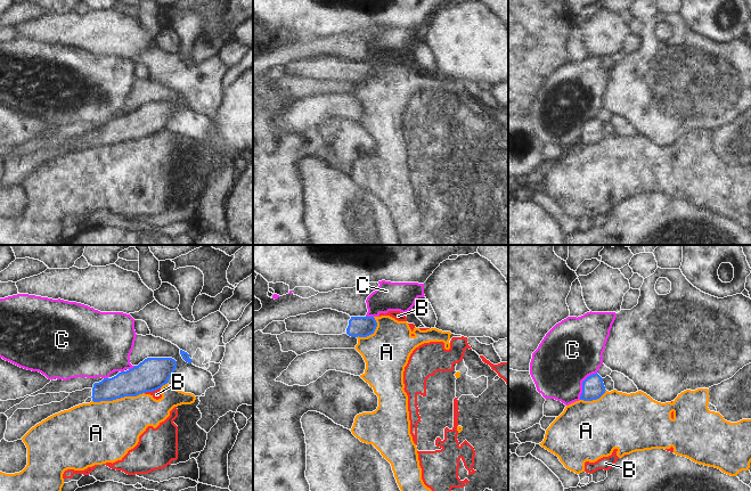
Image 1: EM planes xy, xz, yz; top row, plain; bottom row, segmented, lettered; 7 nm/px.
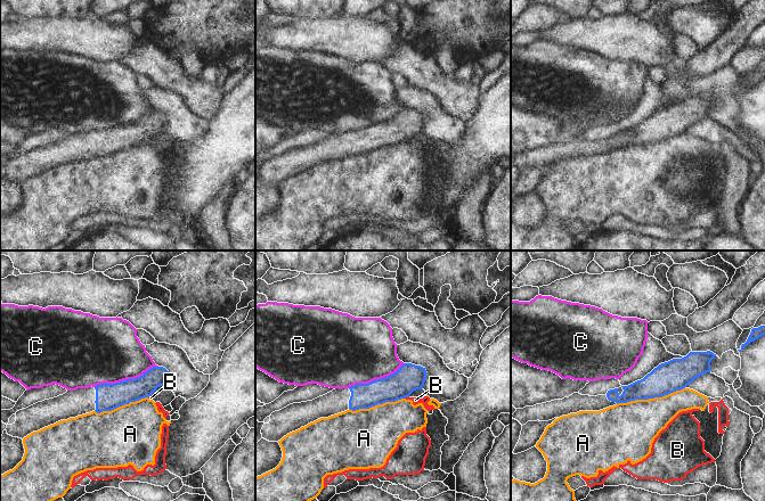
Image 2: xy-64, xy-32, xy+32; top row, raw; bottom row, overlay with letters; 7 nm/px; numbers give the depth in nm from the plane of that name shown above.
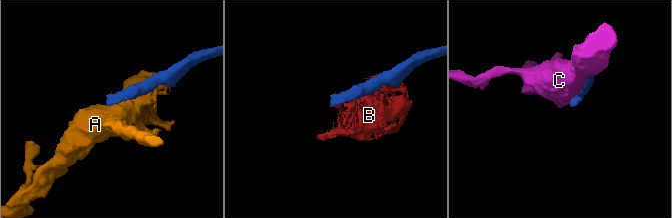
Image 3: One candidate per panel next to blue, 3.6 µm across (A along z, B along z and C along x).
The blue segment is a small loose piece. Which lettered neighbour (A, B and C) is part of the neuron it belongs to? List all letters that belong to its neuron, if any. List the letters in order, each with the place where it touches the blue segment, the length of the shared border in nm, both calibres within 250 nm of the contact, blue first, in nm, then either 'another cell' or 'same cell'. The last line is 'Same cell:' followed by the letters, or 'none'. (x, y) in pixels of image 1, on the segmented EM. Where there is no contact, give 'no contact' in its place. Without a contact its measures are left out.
A: xy (117, 398) | 380 nm | 200/420 nm | another cell
B: xy (152, 391) | 120 nm | 220/70 nm | another cell
C: yz (582, 384) | 240 nm | 160/420 nm | another cell
Same cell: none

